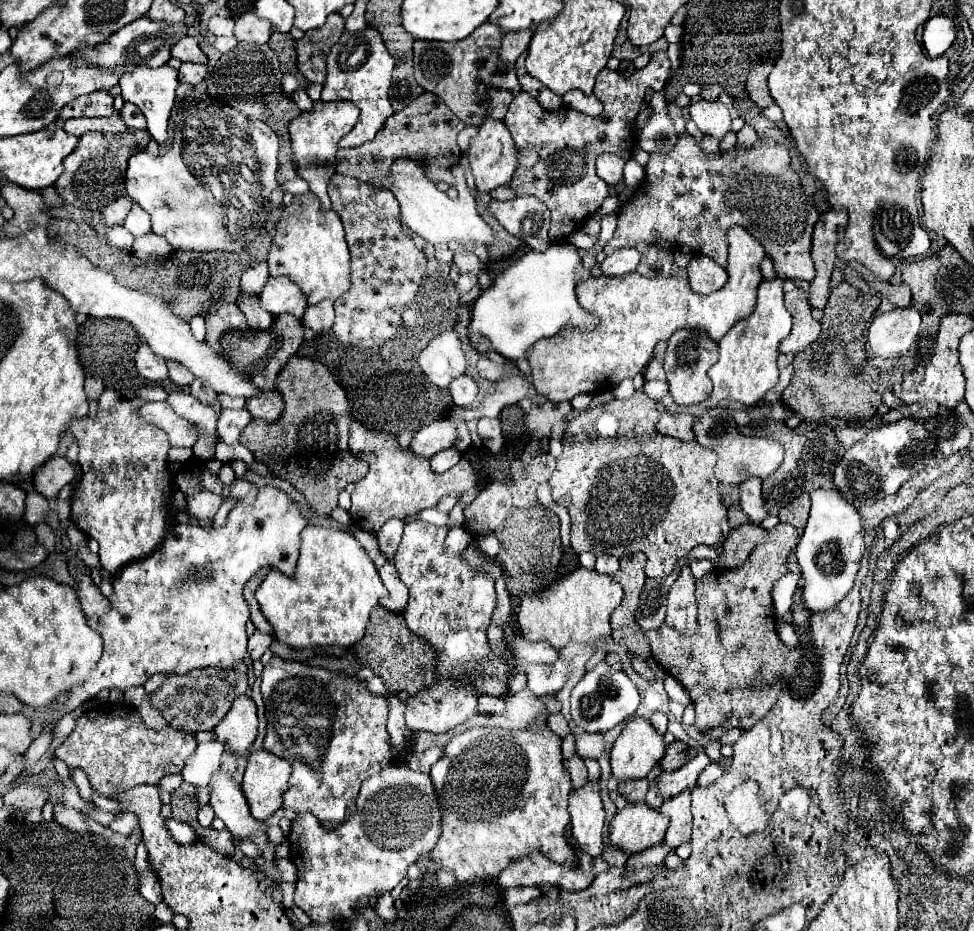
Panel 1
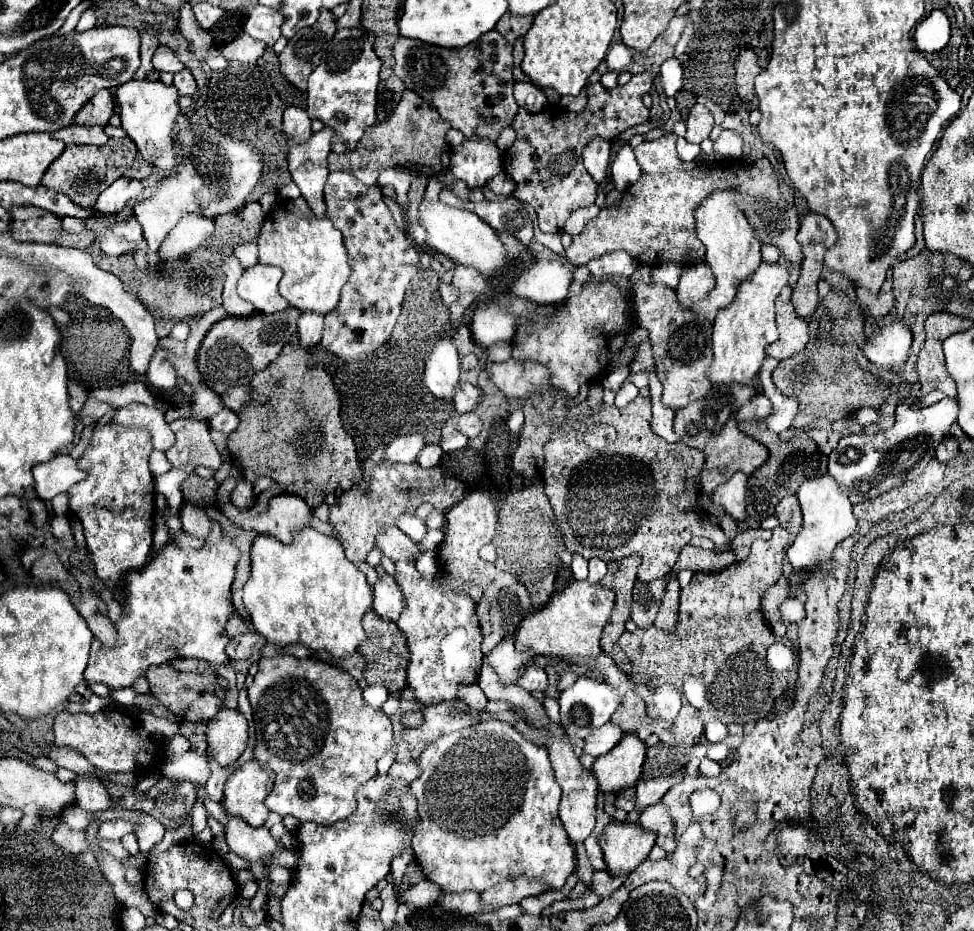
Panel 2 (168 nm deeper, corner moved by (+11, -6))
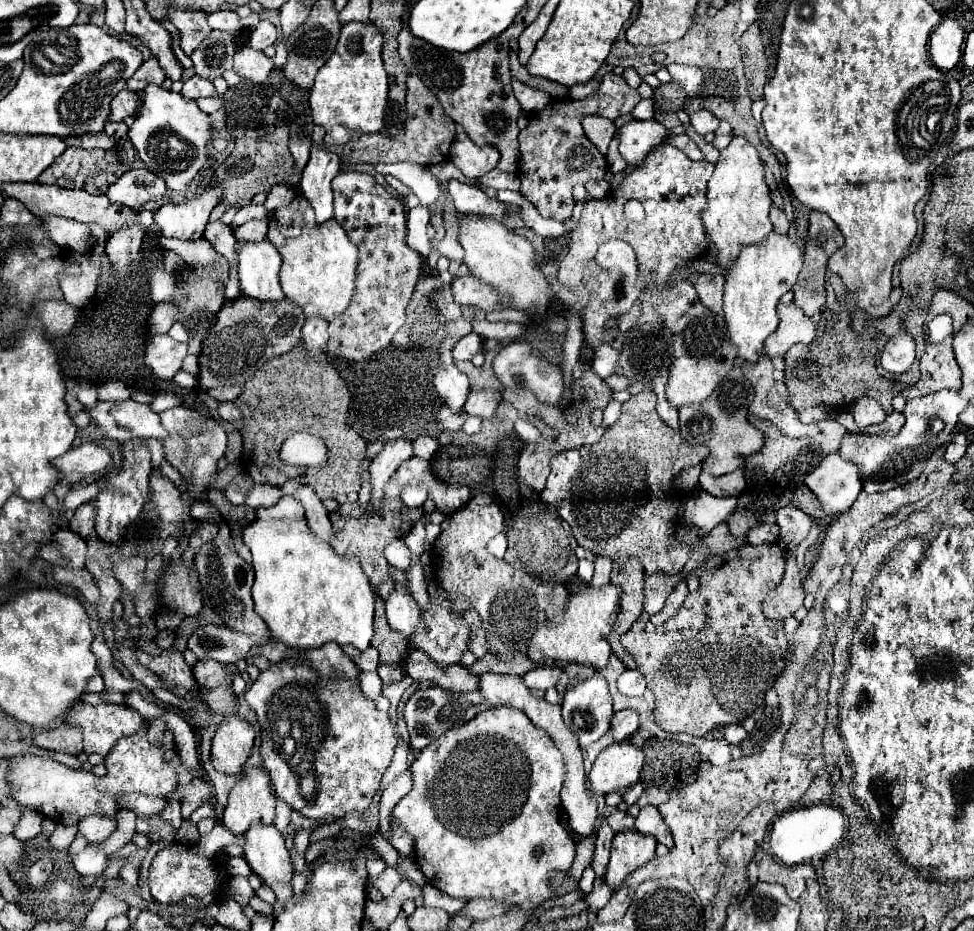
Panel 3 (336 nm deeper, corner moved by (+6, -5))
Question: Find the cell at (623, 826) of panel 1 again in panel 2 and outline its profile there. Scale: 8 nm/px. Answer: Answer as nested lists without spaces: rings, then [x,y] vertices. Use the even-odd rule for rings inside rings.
[[[609,822],[603,832],[603,854],[607,870],[625,876],[637,868],[655,846],[655,832],[643,830],[639,824]]]

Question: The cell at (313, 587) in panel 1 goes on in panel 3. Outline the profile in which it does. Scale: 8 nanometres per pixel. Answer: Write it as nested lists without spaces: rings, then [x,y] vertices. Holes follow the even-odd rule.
[[[287,495],[282,497],[274,507],[266,507],[266,509],[260,507],[260,509],[256,511],[256,521],[250,523],[250,525],[244,529],[244,543],[246,543],[246,545],[250,547],[250,551],[252,551],[252,565],[254,565],[254,571],[256,571],[256,579],[254,579],[254,585],[252,585],[254,611],[262,617],[262,621],[266,623],[266,627],[268,627],[268,631],[270,631],[270,635],[272,635],[274,639],[278,639],[278,641],[282,641],[282,643],[286,643],[286,645],[290,645],[290,647],[300,647],[300,649],[316,649],[316,647],[322,647],[324,643],[330,643],[330,641],[334,641],[334,643],[338,643],[338,645],[350,643],[350,645],[354,645],[354,647],[360,649],[360,651],[368,649],[370,639],[372,639],[372,635],[374,635],[374,631],[372,631],[374,601],[376,601],[374,589],[372,589],[368,577],[364,575],[364,571],[362,571],[358,559],[354,559],[354,557],[348,559],[348,557],[338,555],[328,543],[320,541],[320,539],[308,529],[304,516],[304,509],[298,500]]]

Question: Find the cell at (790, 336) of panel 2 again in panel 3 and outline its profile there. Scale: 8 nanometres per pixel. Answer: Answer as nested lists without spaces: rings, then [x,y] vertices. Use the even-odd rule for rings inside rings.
[[[794,303],[778,305],[778,317],[780,317],[778,329],[764,343],[764,353],[770,359],[784,357],[786,351],[796,343],[810,345],[814,341],[816,323],[810,317],[806,317],[800,307],[796,307]]]

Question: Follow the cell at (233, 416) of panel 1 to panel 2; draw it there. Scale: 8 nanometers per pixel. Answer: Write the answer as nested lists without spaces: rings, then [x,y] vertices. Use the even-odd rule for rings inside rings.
[[[223,408],[223,410],[219,410],[215,416],[209,418],[209,426],[211,426],[213,430],[221,430],[221,432],[225,432],[225,434],[231,434],[231,432],[239,426],[239,418],[237,418],[237,414],[231,412],[229,408]]]

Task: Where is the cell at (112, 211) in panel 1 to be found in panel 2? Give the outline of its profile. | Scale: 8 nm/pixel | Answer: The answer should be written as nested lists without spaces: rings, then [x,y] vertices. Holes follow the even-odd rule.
[[[121,176],[107,190],[101,192],[101,196],[97,198],[95,208],[101,214],[117,214],[117,212],[121,212],[125,208],[125,204],[131,198],[139,198],[141,192],[143,192],[143,182],[141,180]]]

